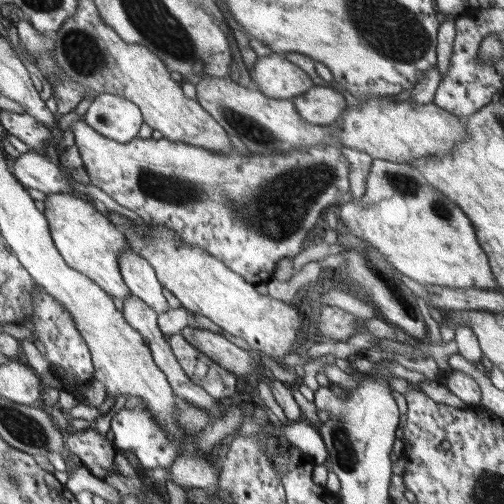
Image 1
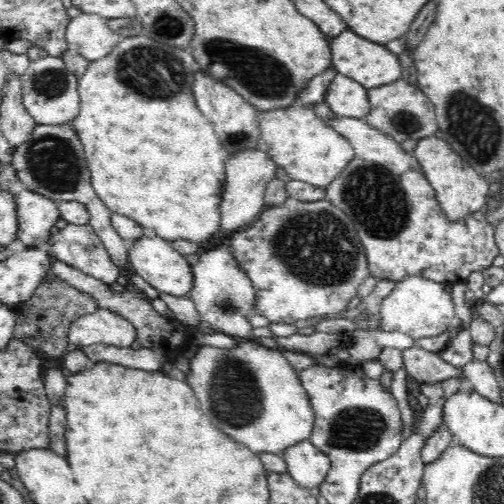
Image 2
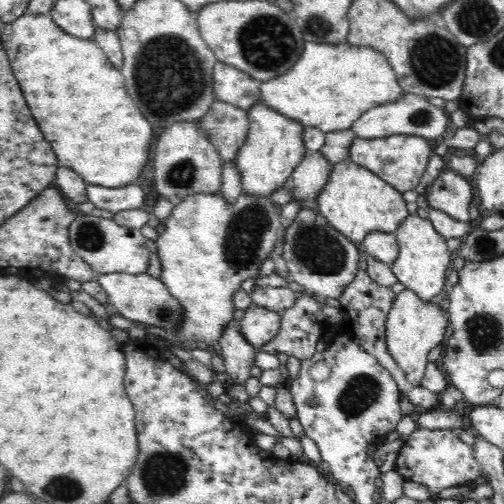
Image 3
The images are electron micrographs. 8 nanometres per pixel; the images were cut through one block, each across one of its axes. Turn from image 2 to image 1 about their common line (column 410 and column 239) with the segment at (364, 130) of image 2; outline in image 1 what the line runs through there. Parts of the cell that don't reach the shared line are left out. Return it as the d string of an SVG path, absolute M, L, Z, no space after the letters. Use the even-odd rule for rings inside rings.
M83 120L73 122L69 128L73 130L73 140L81 158L81 166L85 168L93 186L101 188L119 206L133 210L137 216L143 218L145 224L163 224L165 228L175 232L185 244L209 252L253 286L267 284L267 280L275 272L277 260L293 258L295 254L299 254L299 246L303 238L307 238L305 230L309 232L311 226L317 222L319 210L323 210L325 206L343 206L353 200L347 178L349 164L345 160L345 154L341 154L341 150L337 148L297 148L289 154L279 156L239 156L237 152L221 156L189 144L169 142L167 138L153 140L137 136L129 144L117 144L101 136L97 130L89 128L89 124L85 124Z

